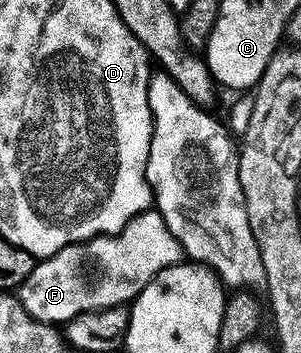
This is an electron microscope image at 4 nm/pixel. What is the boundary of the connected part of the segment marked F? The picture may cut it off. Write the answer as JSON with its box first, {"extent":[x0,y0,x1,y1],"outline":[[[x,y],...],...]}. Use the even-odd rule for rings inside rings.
{"extent":[18,208,182,324],"outline":[[[153,208],[147,210],[145,214],[140,214],[132,221],[129,226],[121,232],[121,234],[111,234],[105,238],[95,238],[89,242],[83,242],[77,246],[71,246],[70,248],[64,248],[62,252],[58,252],[58,256],[53,258],[46,258],[37,261],[34,268],[34,276],[30,276],[30,280],[26,280],[26,284],[20,287],[18,291],[18,297],[20,302],[26,308],[26,312],[34,320],[39,322],[46,322],[49,324],[67,324],[72,322],[76,317],[82,316],[84,313],[98,313],[100,311],[114,309],[116,307],[127,307],[129,304],[135,302],[137,296],[143,292],[150,285],[151,282],[156,279],[159,274],[166,272],[172,266],[179,266],[182,262],[182,251],[178,240],[170,232],[170,228],[166,228],[166,220],[161,216],[160,211]]]}

